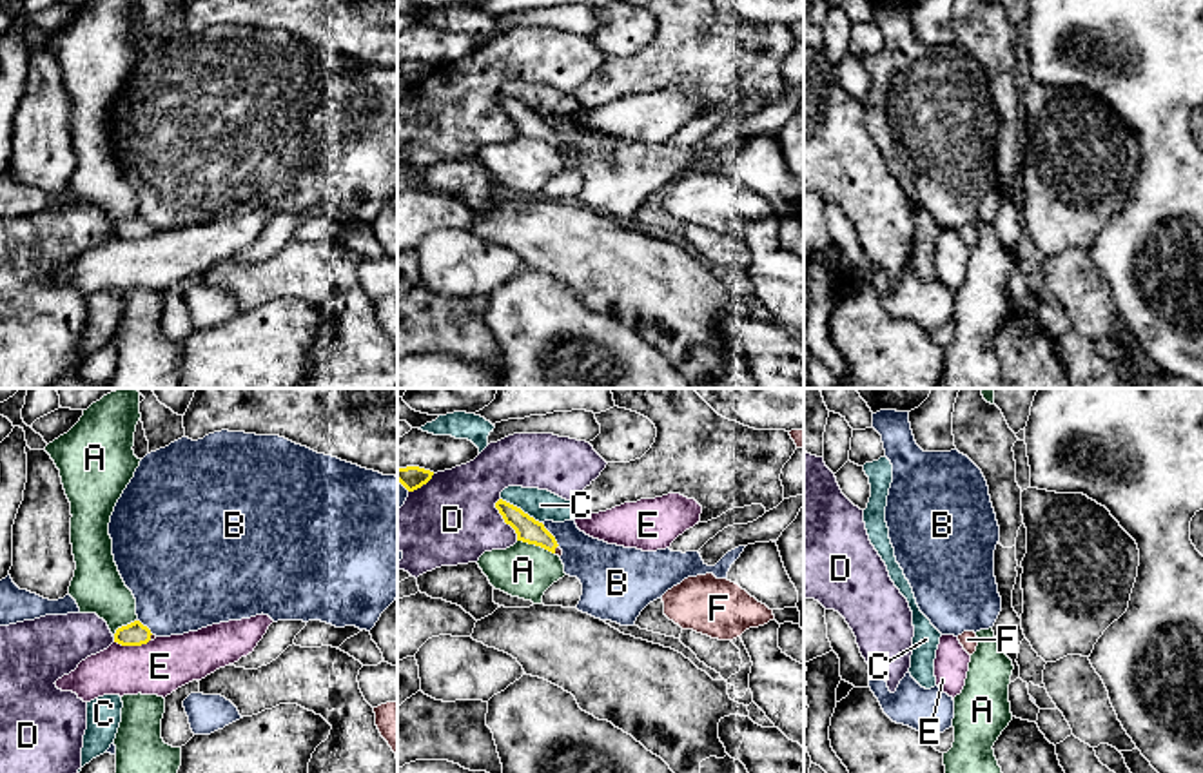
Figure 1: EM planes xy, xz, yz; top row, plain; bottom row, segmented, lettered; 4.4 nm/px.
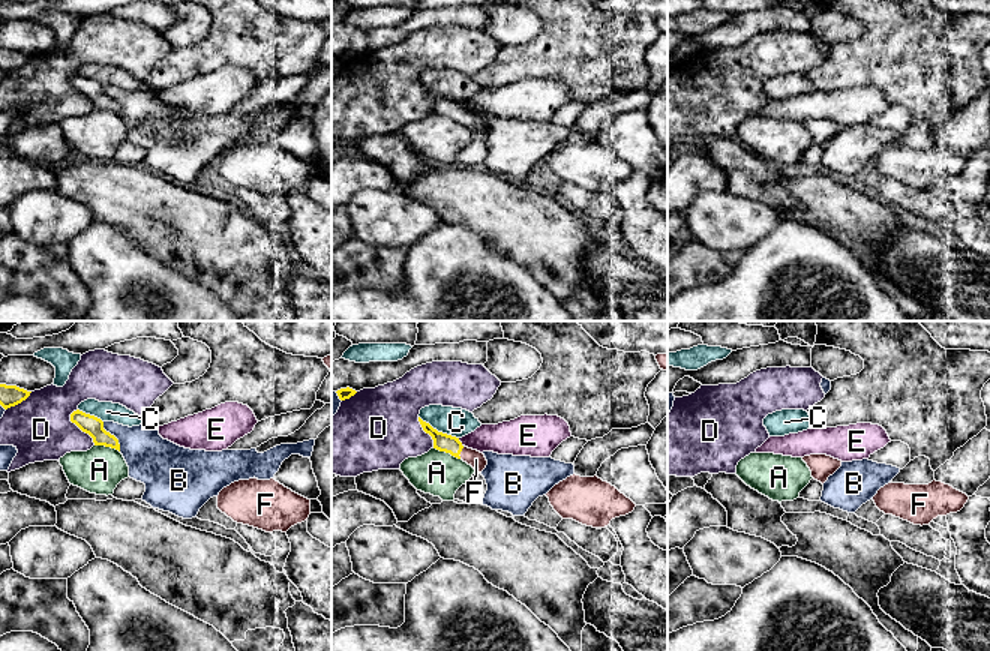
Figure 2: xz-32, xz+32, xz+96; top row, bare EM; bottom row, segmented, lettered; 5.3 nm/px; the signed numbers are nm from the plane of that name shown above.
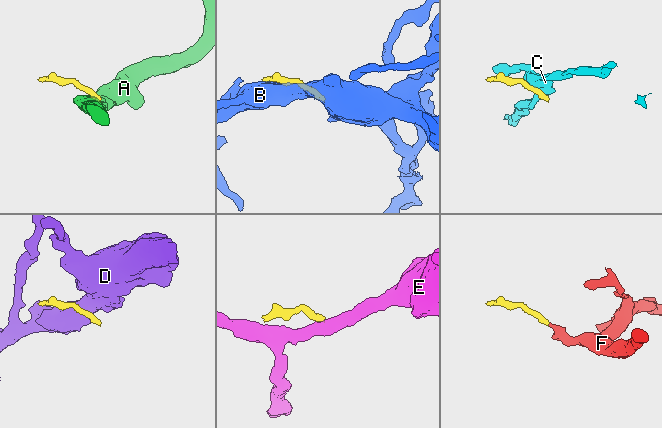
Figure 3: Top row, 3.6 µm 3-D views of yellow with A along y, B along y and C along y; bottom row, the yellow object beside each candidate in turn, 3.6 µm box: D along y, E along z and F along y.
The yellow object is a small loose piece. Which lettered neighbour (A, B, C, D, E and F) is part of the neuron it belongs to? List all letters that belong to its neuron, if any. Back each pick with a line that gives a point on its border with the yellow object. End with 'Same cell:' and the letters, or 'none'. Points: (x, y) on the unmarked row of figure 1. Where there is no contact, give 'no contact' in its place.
F: meets yellow in xz at (556, 140)
Same cell: F

